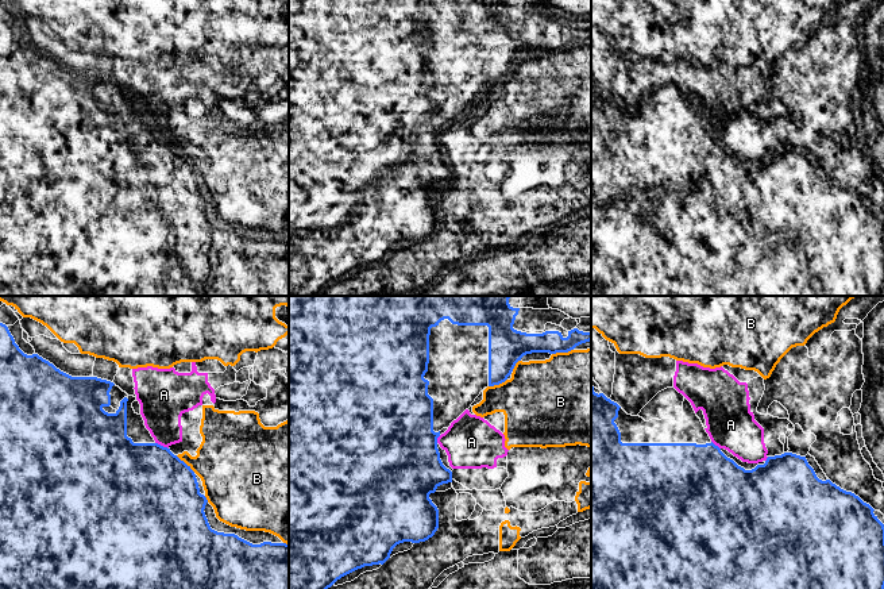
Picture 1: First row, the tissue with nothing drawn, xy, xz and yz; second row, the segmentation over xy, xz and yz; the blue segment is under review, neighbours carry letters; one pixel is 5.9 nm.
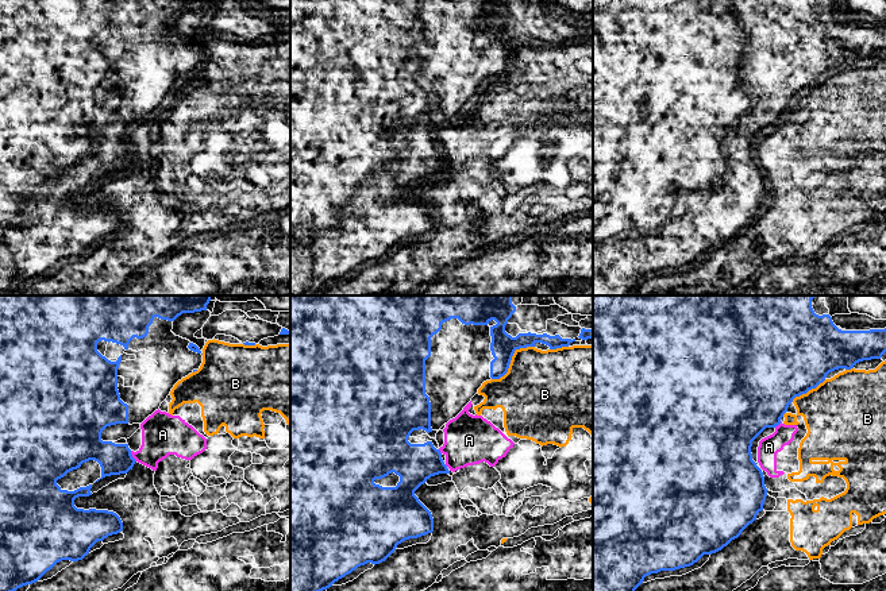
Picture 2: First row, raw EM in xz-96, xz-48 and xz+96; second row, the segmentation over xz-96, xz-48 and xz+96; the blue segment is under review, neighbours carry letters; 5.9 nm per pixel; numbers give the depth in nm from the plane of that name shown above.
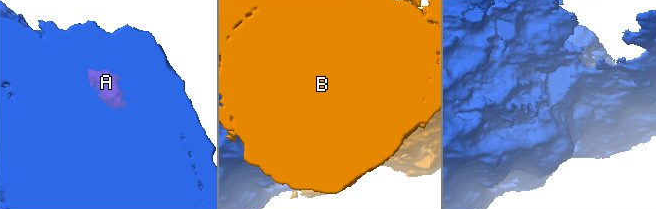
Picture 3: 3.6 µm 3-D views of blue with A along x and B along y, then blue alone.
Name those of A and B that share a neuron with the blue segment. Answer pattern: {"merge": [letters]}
{"merge": ["A"]}

